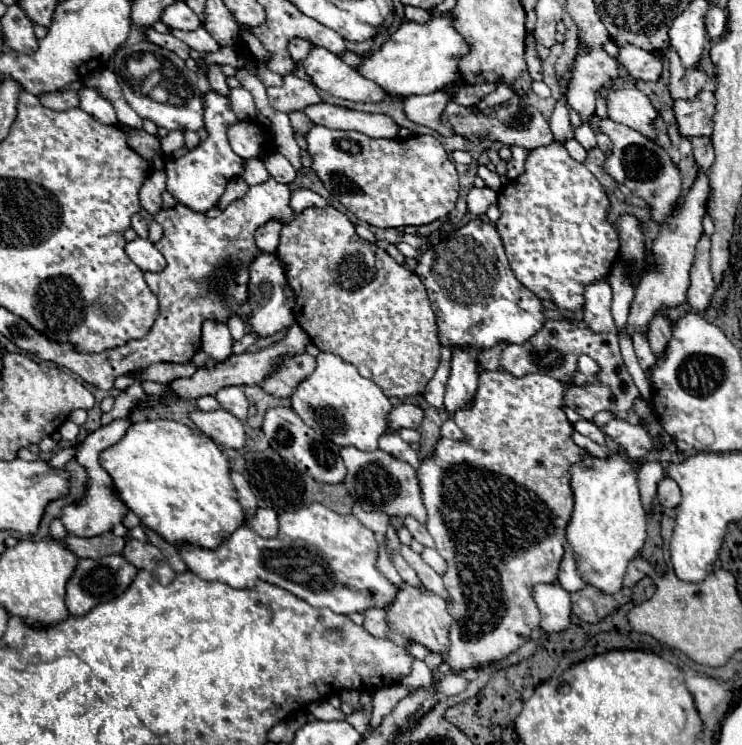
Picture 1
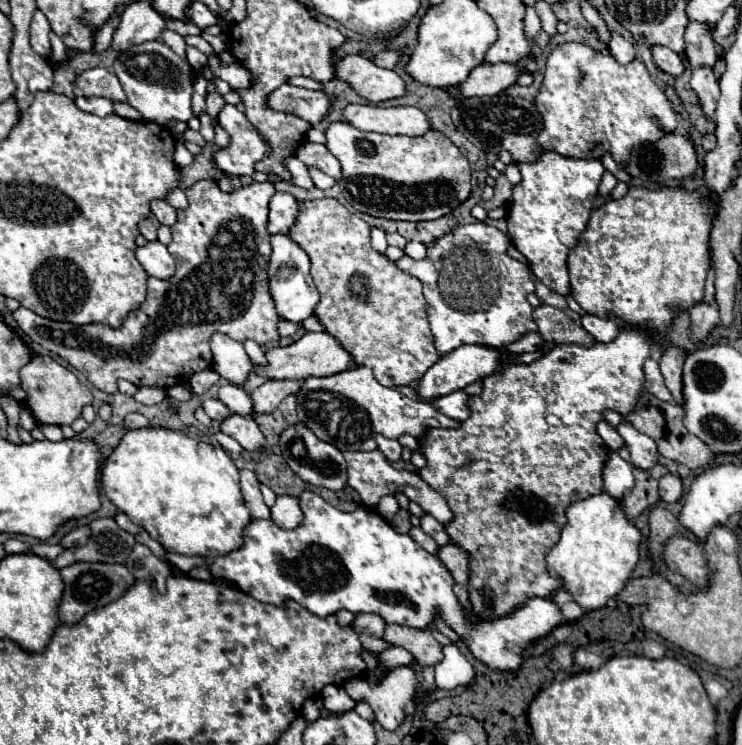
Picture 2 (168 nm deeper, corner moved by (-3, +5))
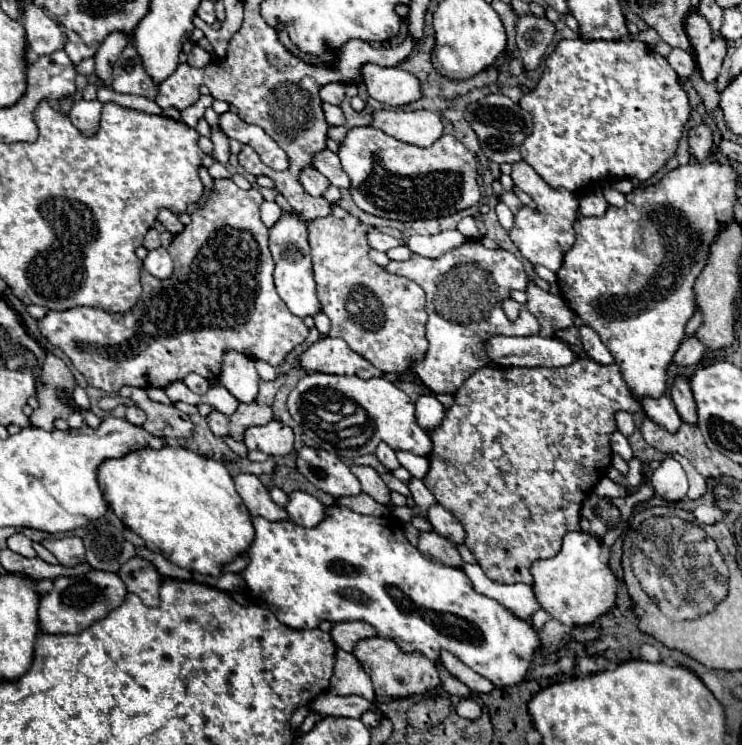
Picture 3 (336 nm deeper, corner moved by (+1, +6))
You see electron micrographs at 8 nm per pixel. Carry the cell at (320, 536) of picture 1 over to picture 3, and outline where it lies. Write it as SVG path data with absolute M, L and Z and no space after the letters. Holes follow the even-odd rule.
M328 506L326 508L326 520L322 520L322 524L314 526L314 528L302 528L290 520L278 520L278 522L270 522L270 520L264 520L260 516L252 518L252 524L254 524L254 530L256 530L256 536L254 536L254 542L252 546L248 548L246 556L248 556L248 566L240 572L240 576L244 578L246 582L246 588L248 588L248 594L250 594L250 600L268 608L282 624L290 626L290 628L316 628L322 620L330 620L330 622L346 622L346 620L364 620L368 624L372 624L378 632L378 636L382 638L392 638L398 642L398 646L404 650L404 652L412 652L412 650L418 650L422 652L424 656L428 656L430 660L436 660L440 656L440 650L450 650L454 656L458 656L466 666L470 666L474 672L478 672L480 676L488 678L494 686L512 686L512 684L518 684L530 662L532 662L532 656L534 656L534 648L540 644L540 632L528 622L528 620L518 620L518 616L514 616L514 612L506 612L506 608L502 608L502 604L498 604L496 600L490 600L478 592L472 590L472 584L470 580L466 580L466 574L462 572L462 568L446 568L446 564L438 564L434 560L430 560L428 556L422 556L422 552L418 552L416 546L412 546L400 524L394 520L394 518L376 518L376 516L364 516L364 514L358 514L350 508L344 508L344 506Z

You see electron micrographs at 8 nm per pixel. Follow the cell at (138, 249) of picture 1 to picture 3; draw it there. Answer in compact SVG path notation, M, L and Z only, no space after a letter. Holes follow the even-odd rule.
M156 248L156 250L150 250L148 256L144 258L144 270L148 270L152 276L160 278L160 280L166 280L172 276L172 258L168 254L166 248Z

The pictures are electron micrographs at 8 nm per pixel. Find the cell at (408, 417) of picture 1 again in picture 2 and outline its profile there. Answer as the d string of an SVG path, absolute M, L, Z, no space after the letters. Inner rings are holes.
M462 345L458 347L454 353L448 353L446 357L440 357L420 379L418 383L418 397L424 401L432 401L434 397L452 393L452 391L460 391L462 387L480 381L488 375L500 373L502 365L510 365L512 357L516 357L516 353L504 351L504 349L496 349L496 347L488 347L488 345Z

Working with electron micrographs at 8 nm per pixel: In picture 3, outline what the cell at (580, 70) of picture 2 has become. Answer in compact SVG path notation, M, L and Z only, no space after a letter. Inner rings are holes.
M578 38L578 40L560 40L556 50L546 58L546 66L544 66L544 74L540 78L540 82L536 84L536 88L528 94L524 94L518 102L524 110L528 110L532 116L534 116L534 130L532 134L522 142L522 160L528 162L552 188L558 188L558 186L564 186L568 190L588 190L588 186L594 182L594 180L602 180L602 178L638 178L638 180L648 180L650 176L654 176L668 158L672 158L676 154L676 148L678 148L678 140L682 136L682 130L690 118L690 106L688 106L688 98L686 98L686 92L680 88L680 82L678 82L678 76L676 72L670 68L670 64L666 62L666 58L658 56L658 54L652 54L646 50L646 46L638 40L584 40L584 38ZM552 82L566 82L562 86L562 90L558 92L558 96L552 98Z

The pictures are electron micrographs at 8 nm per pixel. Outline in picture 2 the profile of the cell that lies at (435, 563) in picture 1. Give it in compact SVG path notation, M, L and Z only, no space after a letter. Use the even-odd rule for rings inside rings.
M446 545L446 549L438 551L438 557L442 557L442 563L450 569L456 583L466 589L470 581L470 569L468 569L468 553L456 545Z

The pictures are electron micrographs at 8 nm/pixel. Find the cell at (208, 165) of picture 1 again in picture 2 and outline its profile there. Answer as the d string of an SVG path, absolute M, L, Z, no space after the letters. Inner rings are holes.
M224 105L218 123L228 131L232 143L216 155L216 165L230 175L252 175L254 163L270 155L270 145L234 105Z

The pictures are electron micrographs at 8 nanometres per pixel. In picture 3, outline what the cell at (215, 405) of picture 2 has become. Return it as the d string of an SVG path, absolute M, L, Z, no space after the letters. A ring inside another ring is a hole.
M212 410L212 412L208 414L208 426L210 426L210 430L212 430L216 436L226 436L230 422L228 422L228 416L226 416L226 414L222 414L222 412L218 412L218 410Z

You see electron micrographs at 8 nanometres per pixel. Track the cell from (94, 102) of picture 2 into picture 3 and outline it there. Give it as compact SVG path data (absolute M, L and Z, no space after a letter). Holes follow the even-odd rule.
M78 100L78 102L74 102L68 116L76 128L80 128L86 134L92 134L98 126L100 112L102 112L100 100Z

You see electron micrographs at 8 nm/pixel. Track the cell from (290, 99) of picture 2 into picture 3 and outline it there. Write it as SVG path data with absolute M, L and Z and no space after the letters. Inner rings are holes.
M324 102L324 104L322 104L322 110L324 110L324 118L326 118L328 124L332 124L332 126L344 124L344 114L342 114L340 106L334 106L334 104Z

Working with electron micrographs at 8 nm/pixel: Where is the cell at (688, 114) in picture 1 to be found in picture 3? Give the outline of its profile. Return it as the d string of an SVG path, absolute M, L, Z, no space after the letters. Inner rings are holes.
M696 12L686 18L686 34L704 82L714 82L726 56L726 40L722 36L712 36L708 22Z

